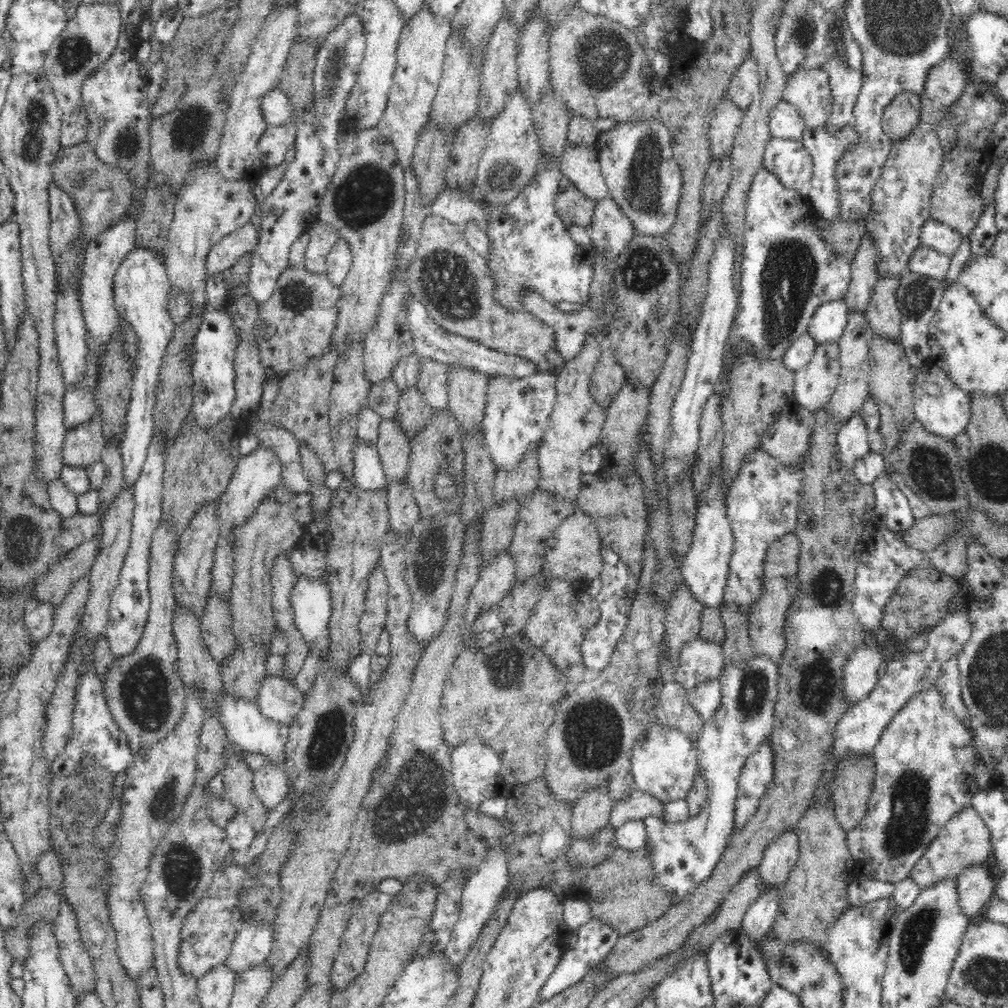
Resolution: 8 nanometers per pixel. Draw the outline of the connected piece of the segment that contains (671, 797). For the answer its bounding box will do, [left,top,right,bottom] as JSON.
[630,723,698,803]

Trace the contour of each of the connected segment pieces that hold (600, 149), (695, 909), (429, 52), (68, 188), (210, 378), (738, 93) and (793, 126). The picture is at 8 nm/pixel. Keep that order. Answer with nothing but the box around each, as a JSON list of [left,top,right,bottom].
[[595,116,683,237],[597,406,875,978],[377,3,452,170],[53,141,134,246],[191,310,239,429],[726,54,760,111],[770,99,806,140]]

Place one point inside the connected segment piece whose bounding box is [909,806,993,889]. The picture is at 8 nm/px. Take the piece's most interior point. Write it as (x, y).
(964, 841)

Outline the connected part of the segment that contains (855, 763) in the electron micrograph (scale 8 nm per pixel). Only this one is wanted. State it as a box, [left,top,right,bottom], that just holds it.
[834,757,876,832]

